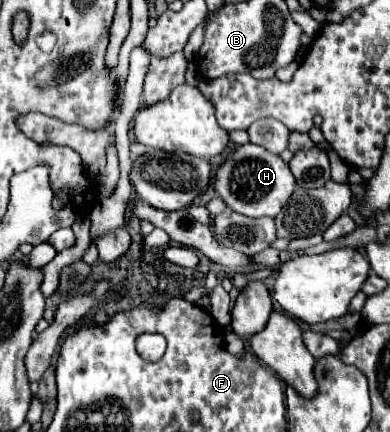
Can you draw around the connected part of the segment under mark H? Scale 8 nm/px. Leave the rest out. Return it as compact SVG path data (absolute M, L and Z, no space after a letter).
M244 144L236 148L234 154L222 164L212 184L218 190L220 198L228 204L228 208L250 218L274 218L292 196L296 180L290 172L290 166L280 156L270 154L256 144Z

